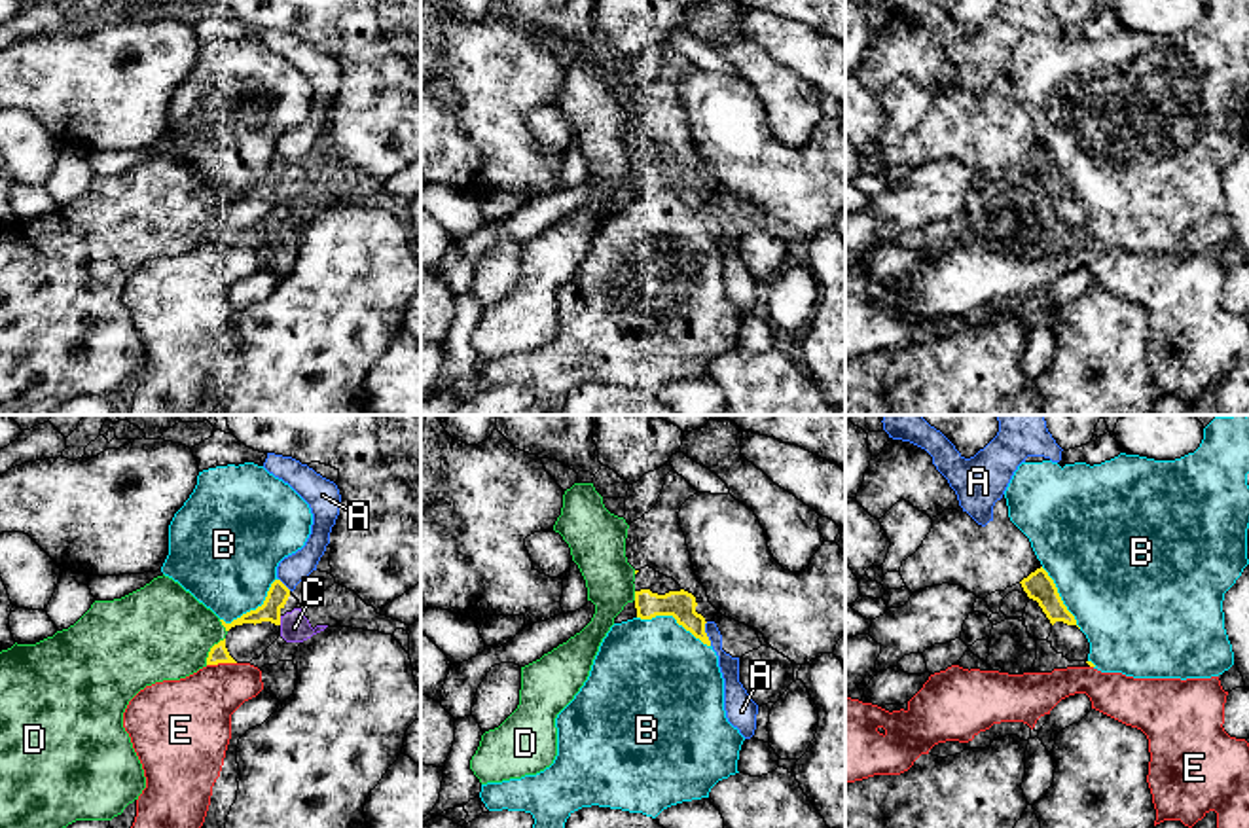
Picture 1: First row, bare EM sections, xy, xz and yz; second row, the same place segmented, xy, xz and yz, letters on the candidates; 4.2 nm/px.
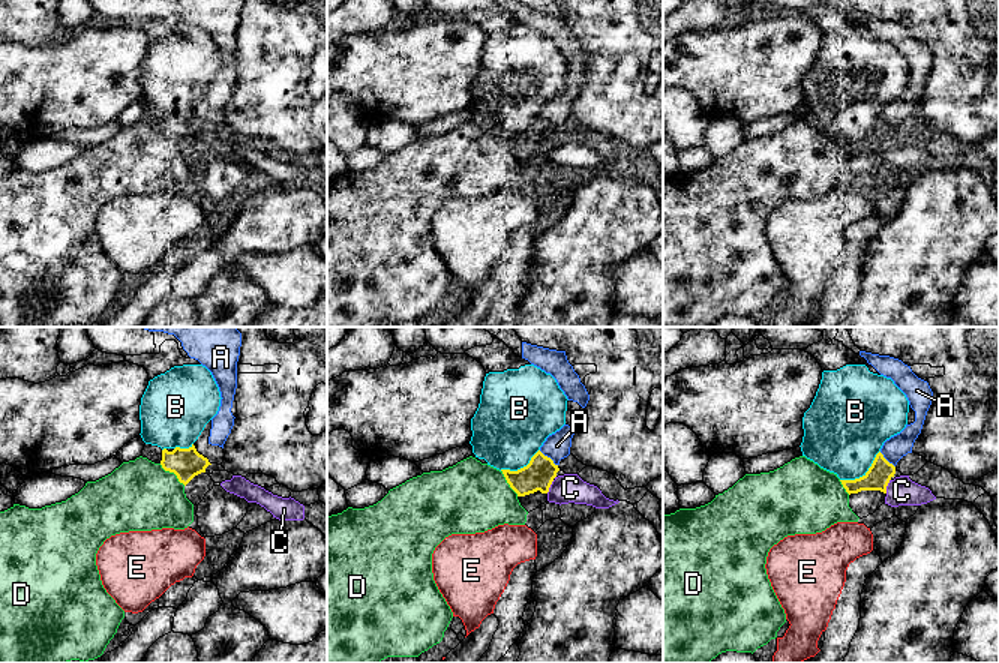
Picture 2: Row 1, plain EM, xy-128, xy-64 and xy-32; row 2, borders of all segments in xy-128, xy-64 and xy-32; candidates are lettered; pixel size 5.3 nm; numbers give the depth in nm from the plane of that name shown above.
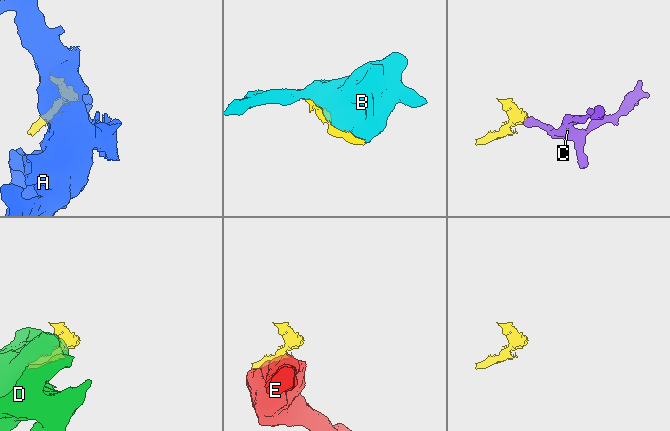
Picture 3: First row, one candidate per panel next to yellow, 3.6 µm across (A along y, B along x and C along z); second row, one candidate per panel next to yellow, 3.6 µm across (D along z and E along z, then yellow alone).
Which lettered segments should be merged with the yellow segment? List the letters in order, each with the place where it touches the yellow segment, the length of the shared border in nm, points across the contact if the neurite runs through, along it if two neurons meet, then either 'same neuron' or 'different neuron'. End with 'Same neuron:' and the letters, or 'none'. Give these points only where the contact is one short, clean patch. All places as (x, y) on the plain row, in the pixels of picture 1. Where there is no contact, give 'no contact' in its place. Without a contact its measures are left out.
A: meets yellow in xz at (705, 209); contact 110 nm long; border along xz (705, 198), (711, 220); different neuron
B: meets yellow in xz at (673, 192); contact 340 nm long; different neuron
C: meets yellow in xy at (279, 196); contact 40 nm long; runs through xy (277, 171), (279, 196), (294, 203); same neuron
D: meets yellow in xy at (211, 226); contact 150 nm long; different neuron
E: meets yellow in xy at (220, 237); contact 130 nm long; different neuron
Same neuron: C

